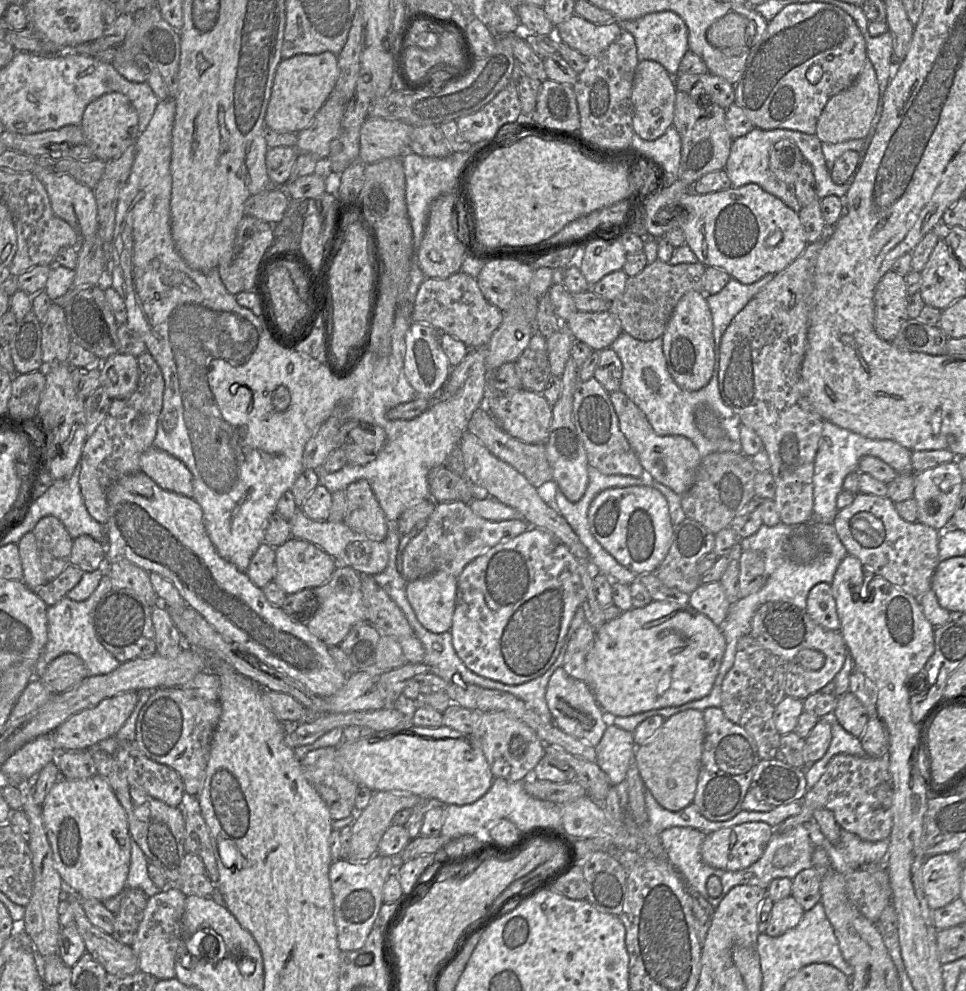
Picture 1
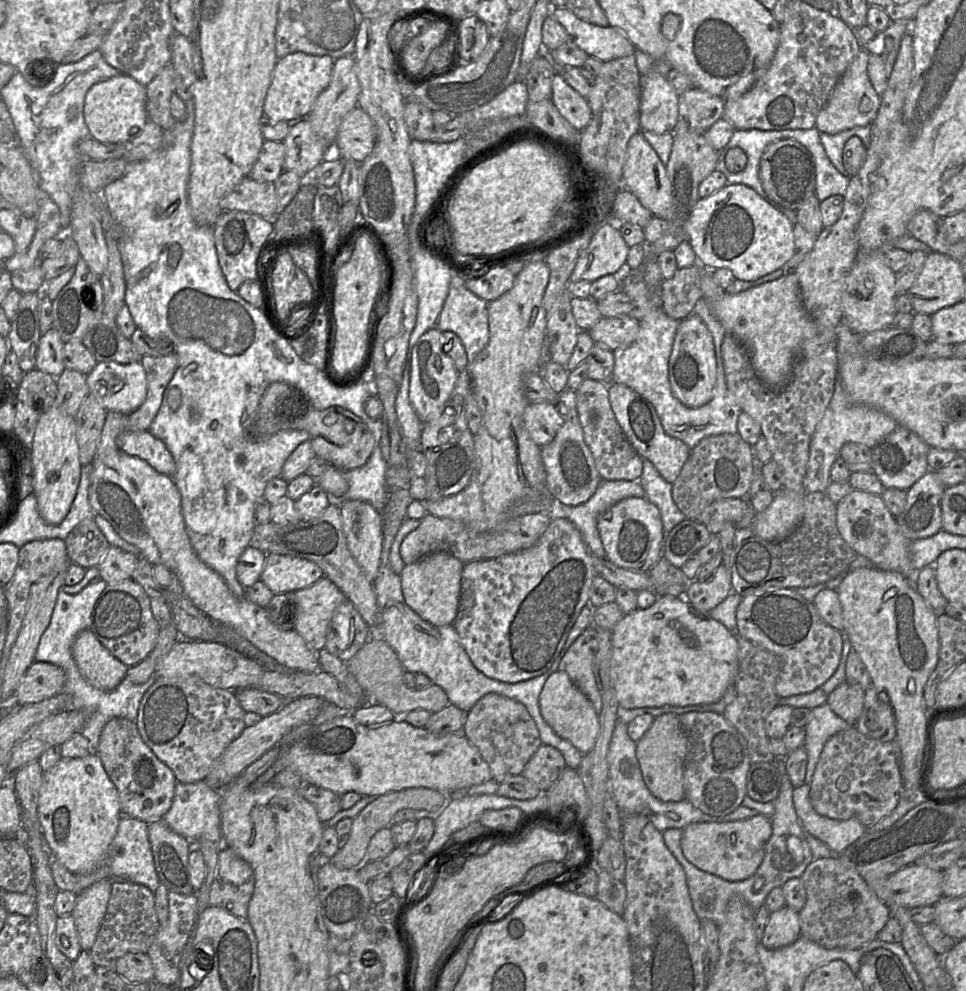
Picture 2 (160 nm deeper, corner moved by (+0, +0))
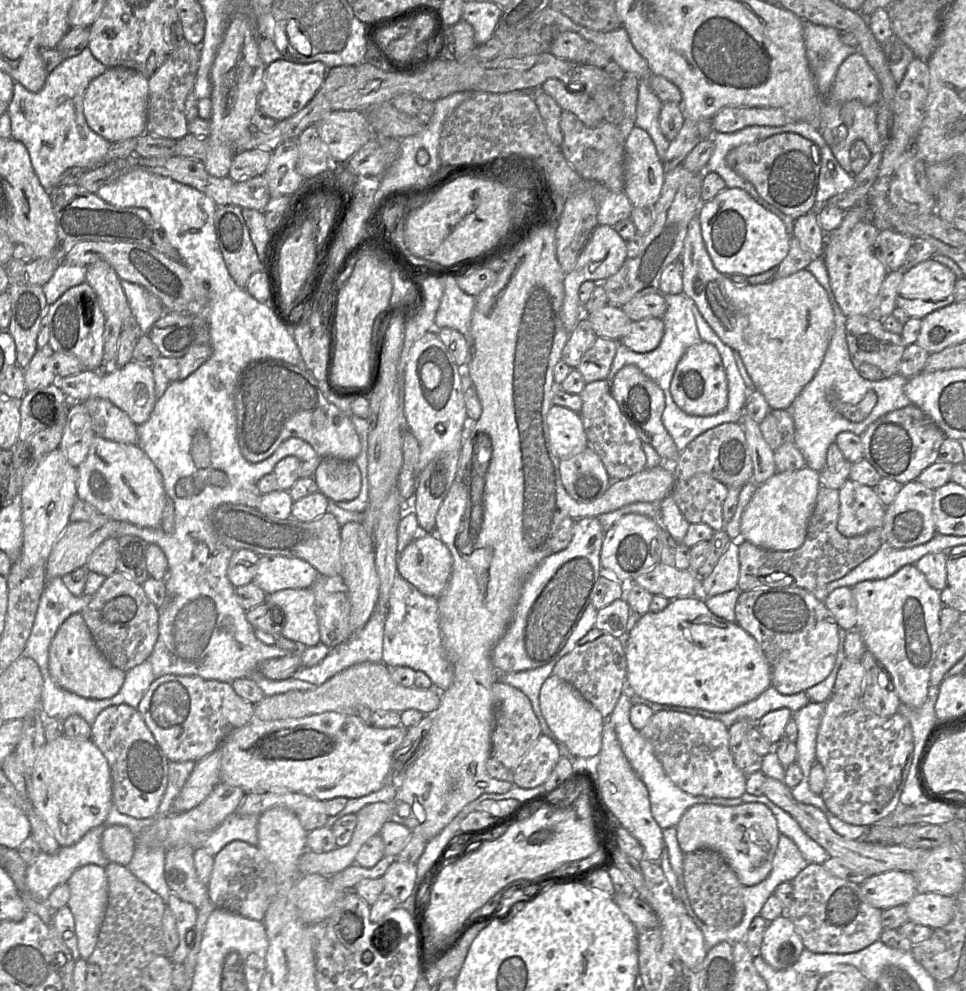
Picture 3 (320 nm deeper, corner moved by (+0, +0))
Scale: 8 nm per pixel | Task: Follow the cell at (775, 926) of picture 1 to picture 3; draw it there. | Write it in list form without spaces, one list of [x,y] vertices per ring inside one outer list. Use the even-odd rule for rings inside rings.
[[[786,914],[768,922],[760,955],[770,966],[776,970],[788,969],[797,962],[804,949],[801,937]]]

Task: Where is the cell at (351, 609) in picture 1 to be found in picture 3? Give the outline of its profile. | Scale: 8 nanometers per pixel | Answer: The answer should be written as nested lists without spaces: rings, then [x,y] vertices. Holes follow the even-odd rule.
[[[311,588],[285,589],[267,595],[266,601],[272,606],[272,624],[282,626],[280,635],[294,641],[300,648],[320,643],[320,631],[315,610],[315,596]]]

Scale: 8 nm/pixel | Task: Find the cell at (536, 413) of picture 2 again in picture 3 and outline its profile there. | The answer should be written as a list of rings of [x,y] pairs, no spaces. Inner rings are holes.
[[[552,405],[547,414],[549,440],[560,460],[569,459],[588,446],[582,420],[577,412]]]

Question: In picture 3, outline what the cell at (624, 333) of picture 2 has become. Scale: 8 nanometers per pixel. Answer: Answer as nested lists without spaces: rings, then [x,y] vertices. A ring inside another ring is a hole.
[[[645,318],[633,321],[617,341],[636,353],[646,353],[659,346],[664,332],[662,318]]]

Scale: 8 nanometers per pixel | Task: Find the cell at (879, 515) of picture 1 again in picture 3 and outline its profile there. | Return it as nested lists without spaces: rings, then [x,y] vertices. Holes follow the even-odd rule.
[[[848,479],[839,489],[837,529],[845,537],[882,529],[886,506],[872,487]]]

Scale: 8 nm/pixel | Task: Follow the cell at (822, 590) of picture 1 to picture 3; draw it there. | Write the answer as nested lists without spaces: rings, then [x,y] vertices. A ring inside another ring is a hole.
[[[840,587],[828,594],[824,605],[838,626],[845,631],[857,630],[857,604],[850,587]]]

